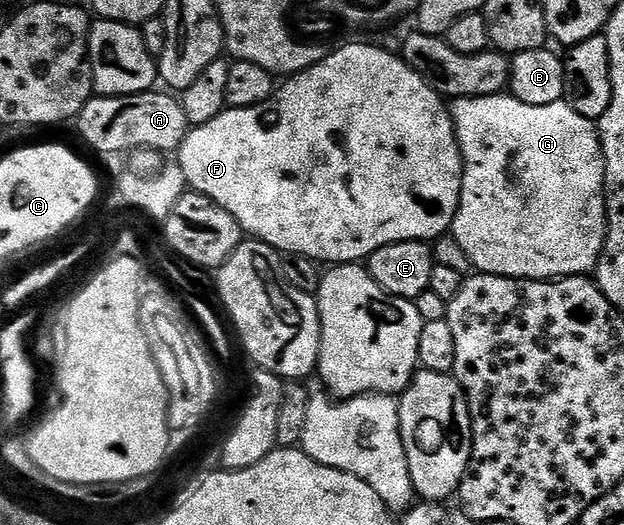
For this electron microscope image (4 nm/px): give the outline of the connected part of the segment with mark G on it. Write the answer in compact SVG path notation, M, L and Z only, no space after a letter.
M510 93L486 97L453 98L450 103L456 136L464 158L462 193L450 235L462 247L462 252L477 272L485 275L505 275L511 279L565 279L567 275L588 275L595 272L596 263L604 248L604 236L608 234L608 208L604 194L604 151L600 148L600 133L593 120L582 117L566 101L554 105L526 105Z

